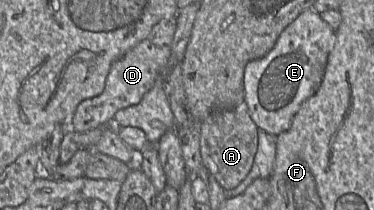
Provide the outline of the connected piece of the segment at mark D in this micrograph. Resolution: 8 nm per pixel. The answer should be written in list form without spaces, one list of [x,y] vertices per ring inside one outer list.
[[[177,17],[161,20],[153,27],[147,38],[115,60],[107,75],[104,90],[98,96],[83,100],[77,106],[75,113],[69,119],[69,130],[83,133],[97,127],[108,127],[118,110],[141,101],[161,73],[164,74],[166,81],[176,28]]]

